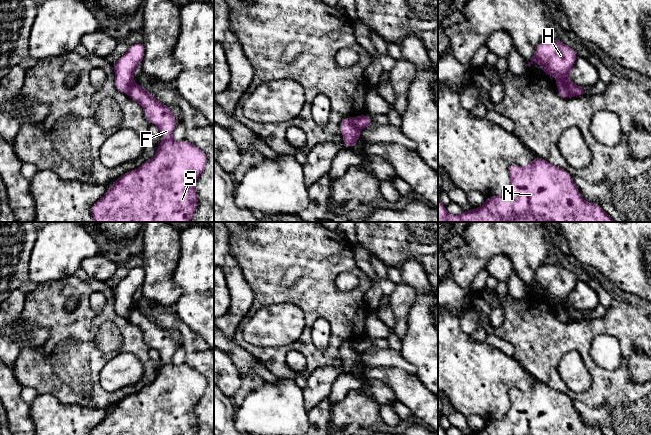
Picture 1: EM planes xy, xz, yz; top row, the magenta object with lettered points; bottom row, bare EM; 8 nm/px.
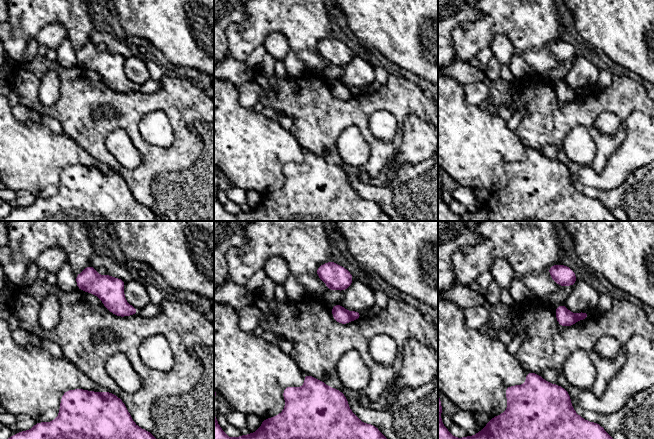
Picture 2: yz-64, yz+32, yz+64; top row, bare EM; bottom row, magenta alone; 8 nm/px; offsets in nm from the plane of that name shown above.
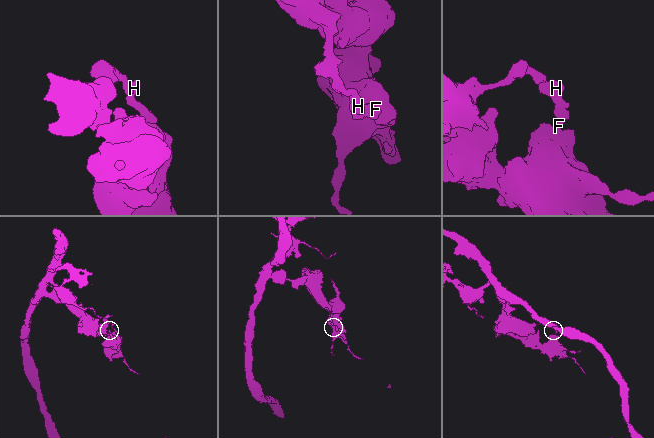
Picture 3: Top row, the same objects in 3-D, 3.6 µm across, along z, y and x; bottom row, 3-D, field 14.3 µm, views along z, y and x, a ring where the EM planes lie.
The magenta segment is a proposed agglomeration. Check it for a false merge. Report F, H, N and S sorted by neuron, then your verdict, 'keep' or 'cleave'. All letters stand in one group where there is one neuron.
groups F N S / H; cleave

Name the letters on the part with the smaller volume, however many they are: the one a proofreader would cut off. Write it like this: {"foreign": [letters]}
{"foreign": ["F", "N", "S"]}

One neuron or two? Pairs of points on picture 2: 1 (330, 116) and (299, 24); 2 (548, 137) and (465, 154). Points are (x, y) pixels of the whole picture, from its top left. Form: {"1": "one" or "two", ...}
{"1": "two", "2": "two"}

